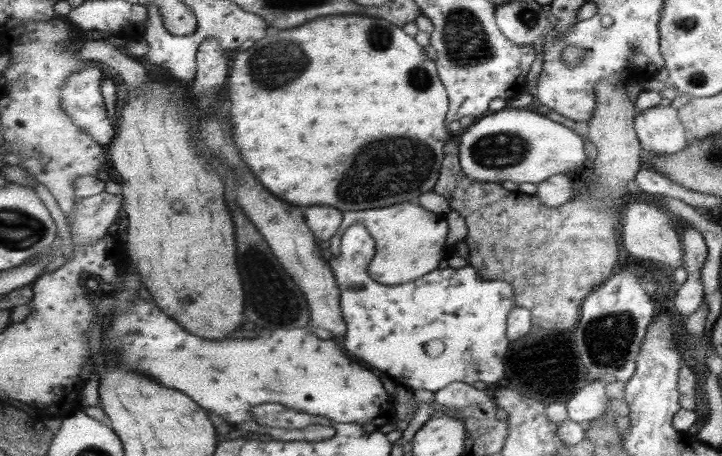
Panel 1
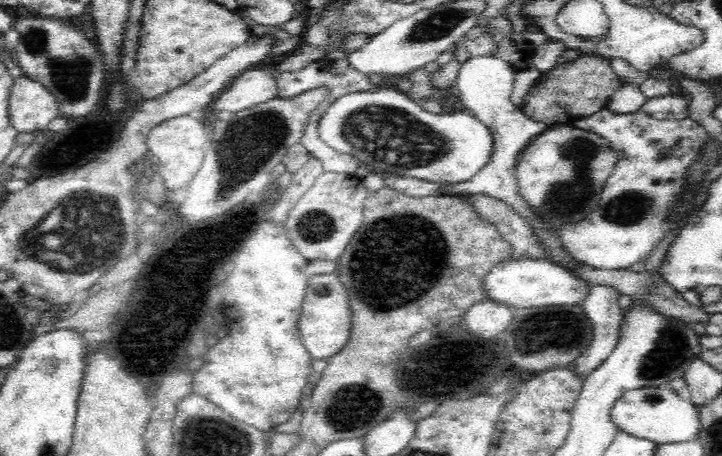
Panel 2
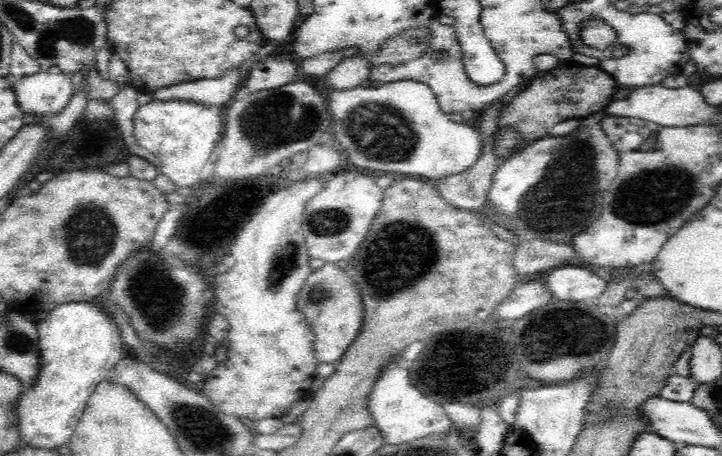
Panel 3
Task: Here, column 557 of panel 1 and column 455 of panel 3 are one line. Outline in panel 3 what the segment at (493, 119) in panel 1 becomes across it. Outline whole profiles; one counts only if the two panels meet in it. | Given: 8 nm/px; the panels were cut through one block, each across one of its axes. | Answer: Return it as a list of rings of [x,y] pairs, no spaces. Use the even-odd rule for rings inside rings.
[[[413,80],[374,84],[370,87],[330,90],[327,106],[332,113],[333,135],[347,160],[355,167],[398,174],[416,174],[424,178],[444,178],[467,171],[480,157],[481,135],[475,122],[460,124],[448,119],[440,109],[432,89]]]

